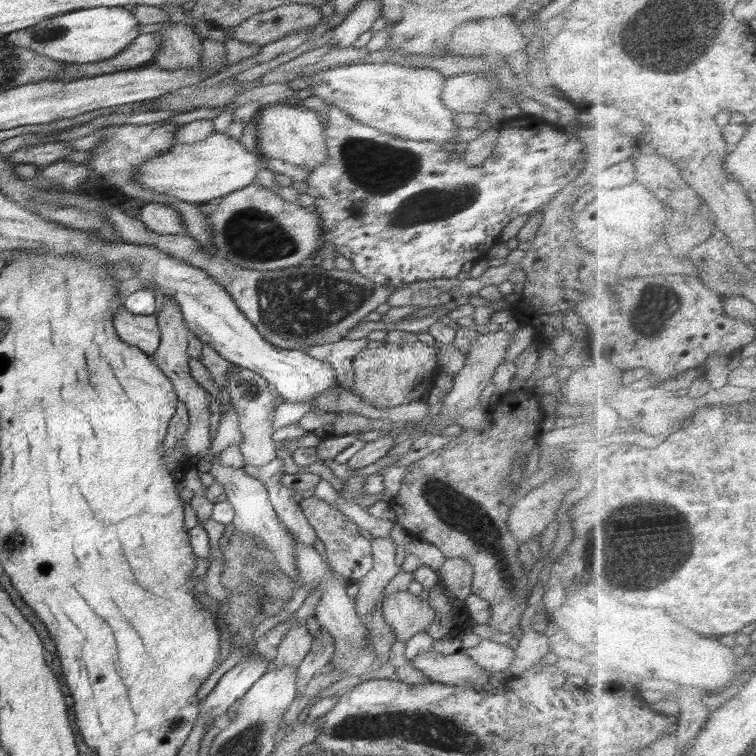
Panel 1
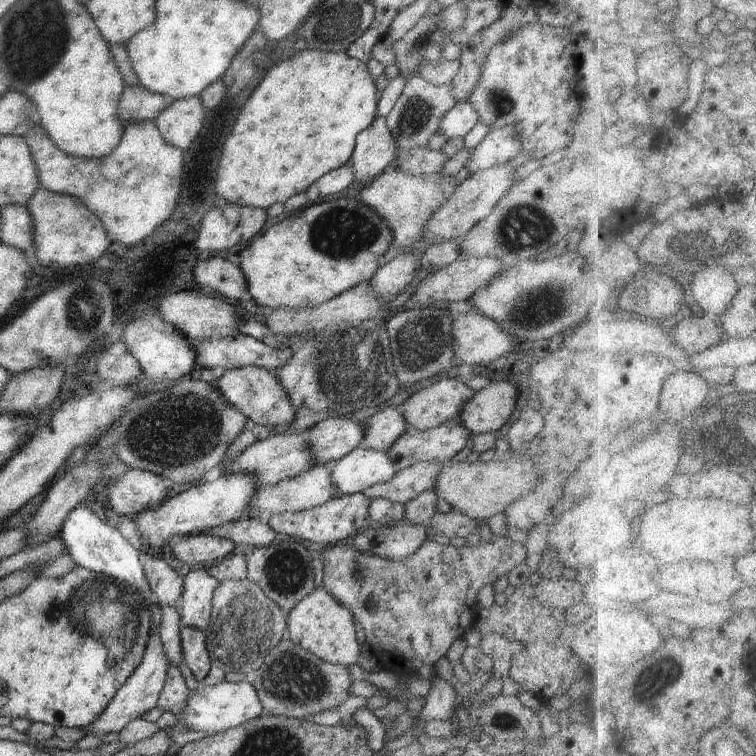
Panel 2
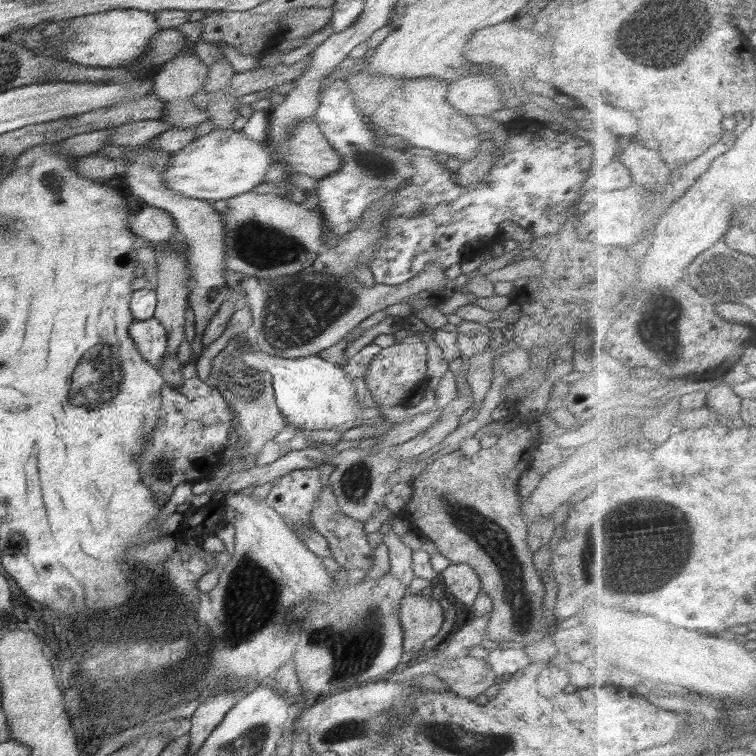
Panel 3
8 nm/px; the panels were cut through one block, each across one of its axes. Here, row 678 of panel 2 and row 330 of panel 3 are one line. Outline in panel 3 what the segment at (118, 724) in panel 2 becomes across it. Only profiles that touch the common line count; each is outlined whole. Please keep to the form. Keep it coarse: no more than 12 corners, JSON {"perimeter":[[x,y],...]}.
{"perimeter":[[154,317],[134,319],[128,334],[159,370],[168,342]]}

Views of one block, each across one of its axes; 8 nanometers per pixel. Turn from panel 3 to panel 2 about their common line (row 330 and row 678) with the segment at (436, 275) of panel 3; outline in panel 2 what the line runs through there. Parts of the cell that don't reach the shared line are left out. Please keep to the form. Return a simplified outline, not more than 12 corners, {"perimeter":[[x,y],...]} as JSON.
{"perimeter":[[282,638],[251,676],[265,712],[304,719],[353,682]]}

